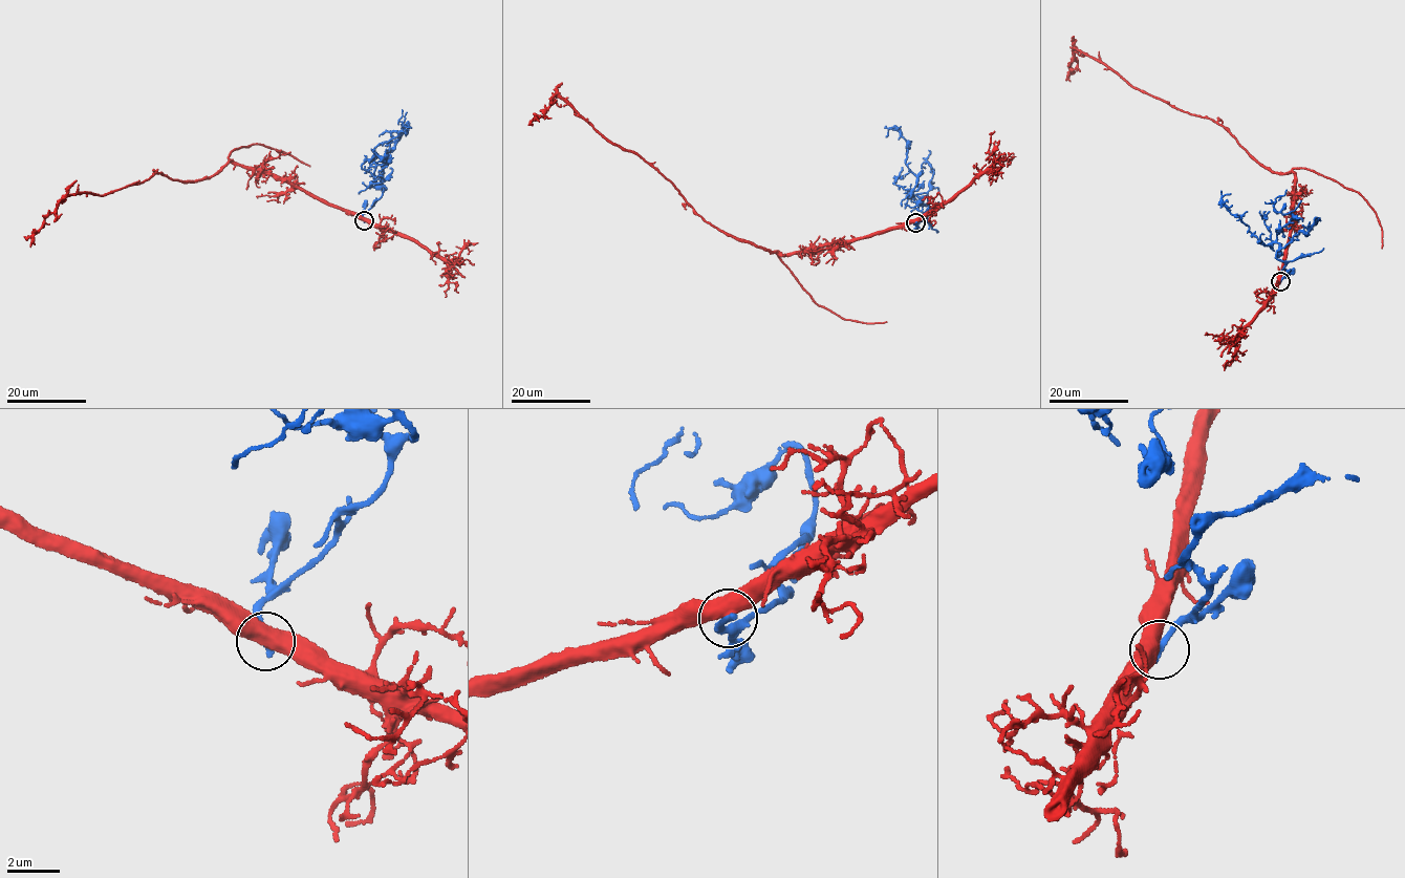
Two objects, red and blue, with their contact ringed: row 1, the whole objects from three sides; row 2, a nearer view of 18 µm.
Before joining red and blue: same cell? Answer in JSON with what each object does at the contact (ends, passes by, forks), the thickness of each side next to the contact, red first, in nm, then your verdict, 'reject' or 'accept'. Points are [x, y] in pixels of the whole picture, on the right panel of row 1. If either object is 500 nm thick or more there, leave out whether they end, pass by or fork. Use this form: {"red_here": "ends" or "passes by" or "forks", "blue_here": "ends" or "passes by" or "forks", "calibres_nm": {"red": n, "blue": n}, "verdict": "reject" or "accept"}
{"calibres_nm": {"red": 500, "blue": 300}, "verdict": "reject"}

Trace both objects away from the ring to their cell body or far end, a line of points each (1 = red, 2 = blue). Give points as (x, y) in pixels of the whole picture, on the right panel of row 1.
1: (1279, 282), (1292, 226), (1294, 173), (1267, 169), (1212, 120), (1132, 87), (1077, 48), (1077, 67), (1066, 81)
2: (1279, 282), (1288, 272), (1276, 254), (1276, 235), (1296, 219), (1274, 208), (1287, 190)

